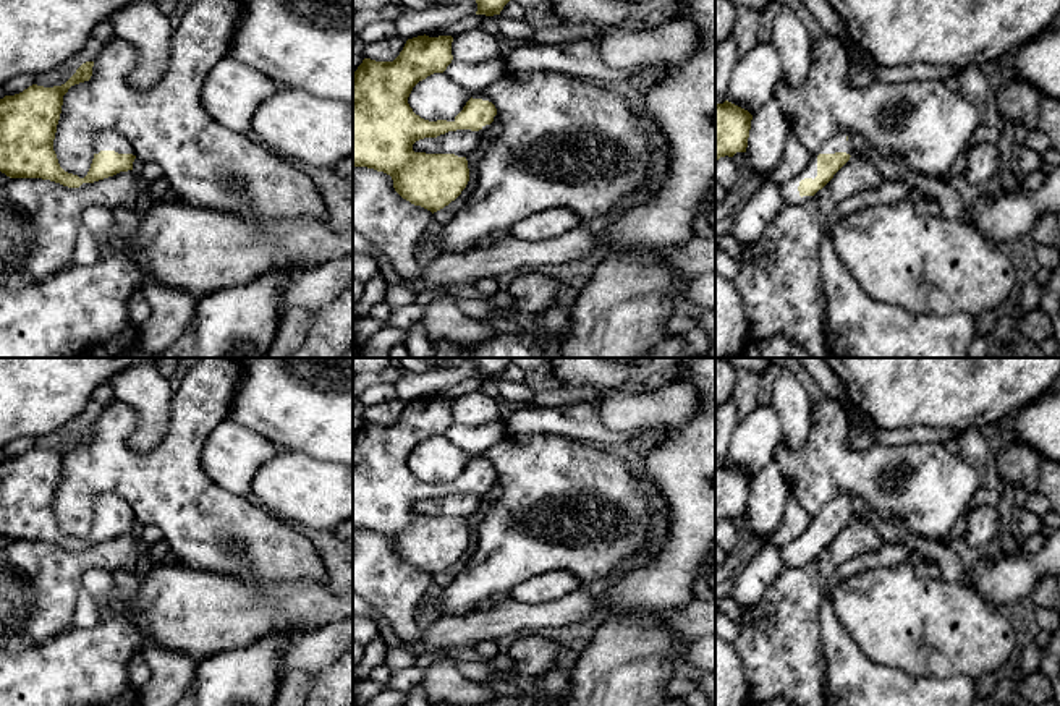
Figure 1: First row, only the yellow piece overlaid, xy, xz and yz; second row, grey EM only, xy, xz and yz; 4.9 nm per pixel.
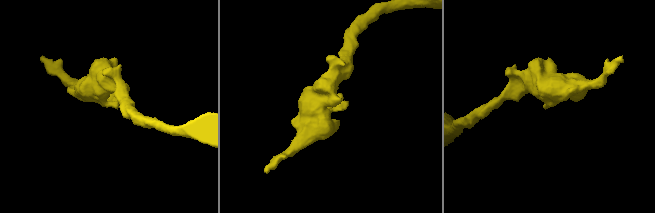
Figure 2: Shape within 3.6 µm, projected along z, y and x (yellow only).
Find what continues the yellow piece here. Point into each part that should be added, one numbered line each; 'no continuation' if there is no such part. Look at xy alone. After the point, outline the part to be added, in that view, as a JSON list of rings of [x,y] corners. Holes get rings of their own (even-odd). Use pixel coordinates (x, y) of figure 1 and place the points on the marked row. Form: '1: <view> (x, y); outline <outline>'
1: xy (106, 140); outline [[[100,131],[92,139],[92,149],[94,154],[99,154],[100,151],[115,151],[118,154],[133,154],[134,151],[128,139],[125,139],[121,134],[115,131]]]

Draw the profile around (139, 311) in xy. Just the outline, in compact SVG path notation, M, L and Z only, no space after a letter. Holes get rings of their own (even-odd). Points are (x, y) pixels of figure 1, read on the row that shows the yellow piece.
M138 288L128 301L128 314L138 330L151 317L151 313L152 309L147 303L147 298L141 291L141 288Z

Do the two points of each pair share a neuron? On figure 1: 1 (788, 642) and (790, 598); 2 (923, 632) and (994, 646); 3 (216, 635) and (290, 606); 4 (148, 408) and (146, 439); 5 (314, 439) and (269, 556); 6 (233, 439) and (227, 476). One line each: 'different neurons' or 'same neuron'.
1: same neuron
2: same neuron
3: same neuron
4: same neuron
5: different neurons
6: same neuron

